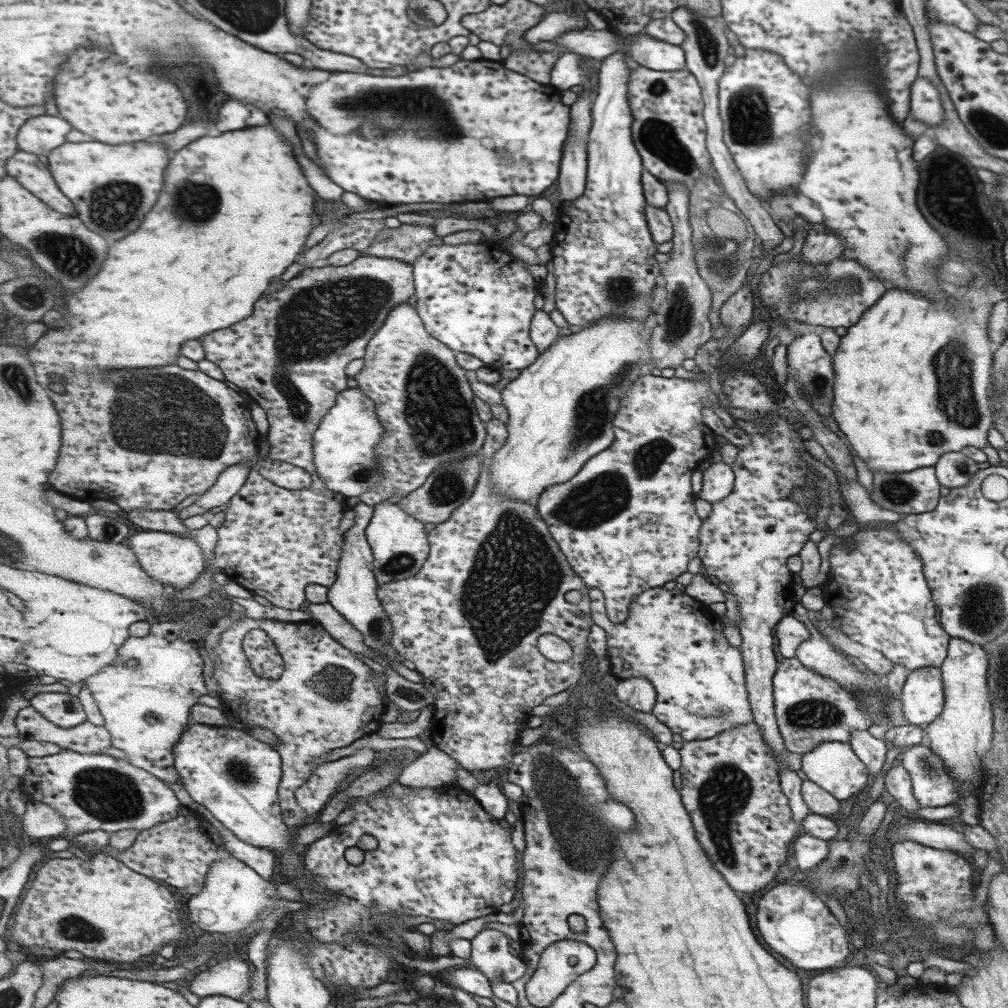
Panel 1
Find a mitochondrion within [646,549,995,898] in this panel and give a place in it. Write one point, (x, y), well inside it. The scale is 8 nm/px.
(723, 794)

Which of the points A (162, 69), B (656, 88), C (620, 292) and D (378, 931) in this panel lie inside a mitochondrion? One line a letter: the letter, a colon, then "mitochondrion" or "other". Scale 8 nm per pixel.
A: other
B: mitochondrion
C: mitochondrion
D: other

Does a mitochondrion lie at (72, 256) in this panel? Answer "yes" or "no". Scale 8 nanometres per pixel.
yes

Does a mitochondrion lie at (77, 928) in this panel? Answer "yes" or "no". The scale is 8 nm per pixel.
yes

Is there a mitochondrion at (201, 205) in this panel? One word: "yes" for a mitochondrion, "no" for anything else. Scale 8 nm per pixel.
yes

